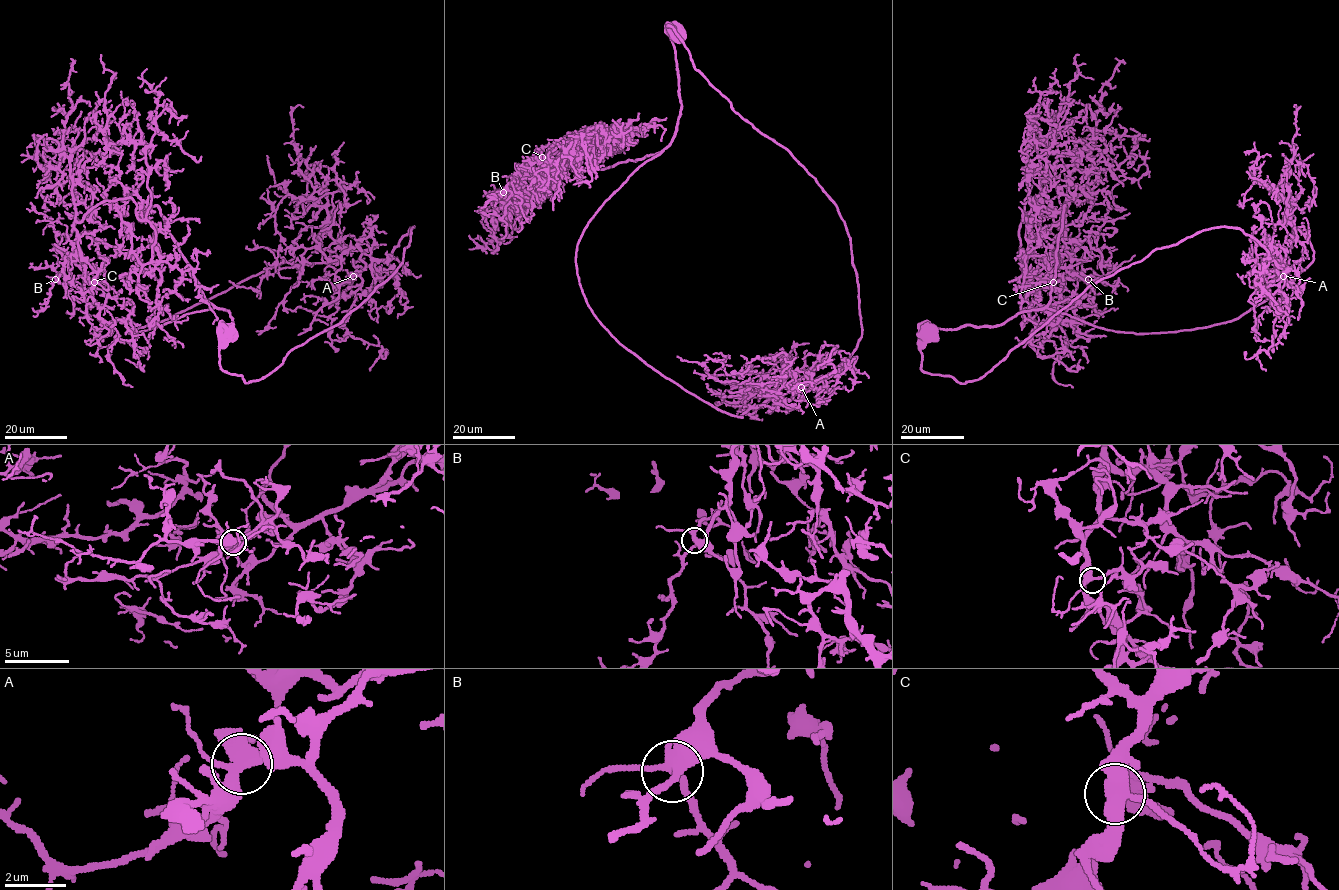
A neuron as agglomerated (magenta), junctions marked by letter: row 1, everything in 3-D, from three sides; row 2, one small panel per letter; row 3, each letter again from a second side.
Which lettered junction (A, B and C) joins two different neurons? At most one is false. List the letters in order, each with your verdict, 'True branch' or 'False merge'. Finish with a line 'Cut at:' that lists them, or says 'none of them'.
A: True branch
B: True branch
C: True branch
Cut at: none of them

